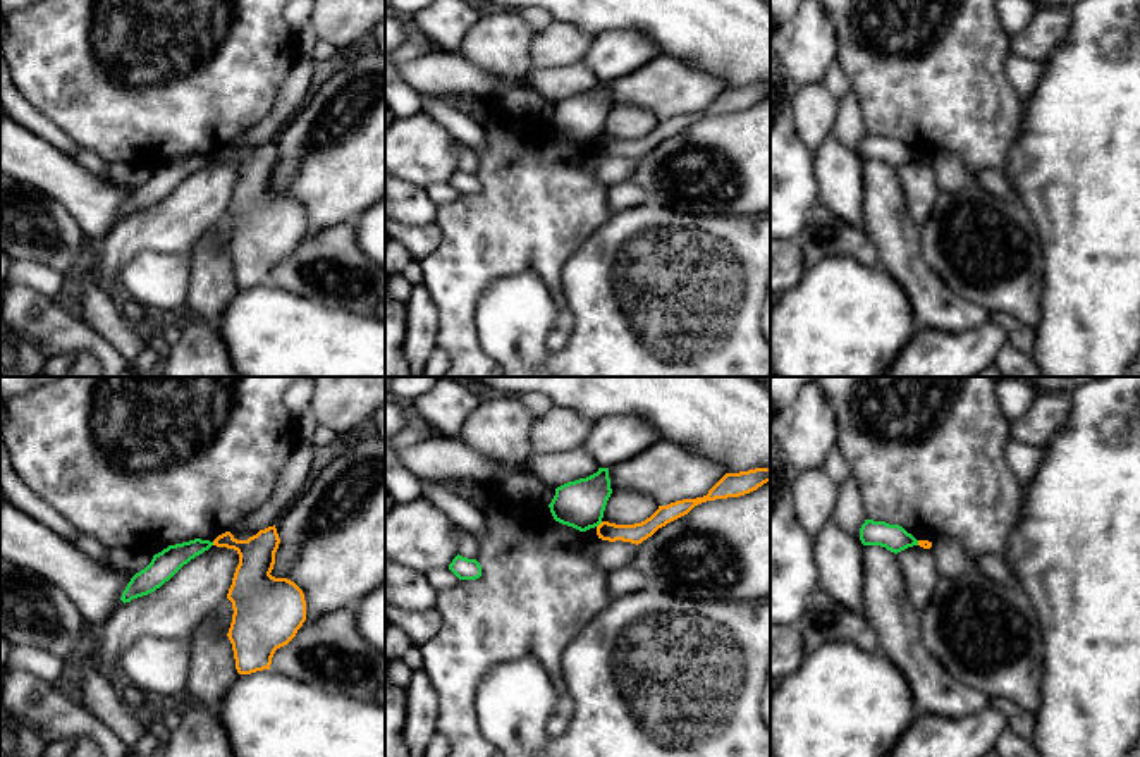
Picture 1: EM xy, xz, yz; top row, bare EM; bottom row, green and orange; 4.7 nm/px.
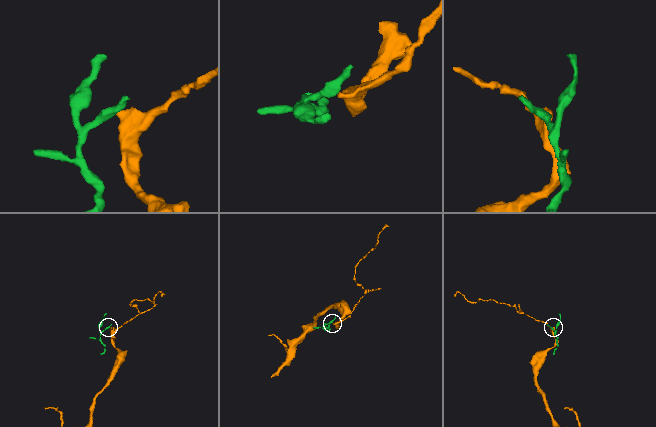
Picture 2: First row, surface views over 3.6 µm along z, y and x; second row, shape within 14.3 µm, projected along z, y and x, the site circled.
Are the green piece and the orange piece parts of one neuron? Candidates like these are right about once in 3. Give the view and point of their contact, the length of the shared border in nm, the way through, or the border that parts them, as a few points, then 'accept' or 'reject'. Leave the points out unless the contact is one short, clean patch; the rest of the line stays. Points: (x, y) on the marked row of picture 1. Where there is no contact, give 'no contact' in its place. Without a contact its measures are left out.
xz (599, 523) | 40 nm | along xz (602, 522), (597, 527) | reject

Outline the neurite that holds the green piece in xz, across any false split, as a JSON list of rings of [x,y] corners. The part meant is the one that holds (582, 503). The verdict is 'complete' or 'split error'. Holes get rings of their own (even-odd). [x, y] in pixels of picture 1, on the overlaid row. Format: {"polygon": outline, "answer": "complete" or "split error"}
{"polygon": [[[598,468],[586,478],[557,487],[549,508],[555,521],[586,532],[602,523],[610,494],[609,468]]], "answer": "complete"}

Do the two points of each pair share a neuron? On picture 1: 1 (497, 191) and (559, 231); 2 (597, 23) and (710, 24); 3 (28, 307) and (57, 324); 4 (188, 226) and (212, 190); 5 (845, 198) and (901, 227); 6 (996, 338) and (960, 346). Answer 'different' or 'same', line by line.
1: same
2: same
3: same
4: same
5: different
6: same

